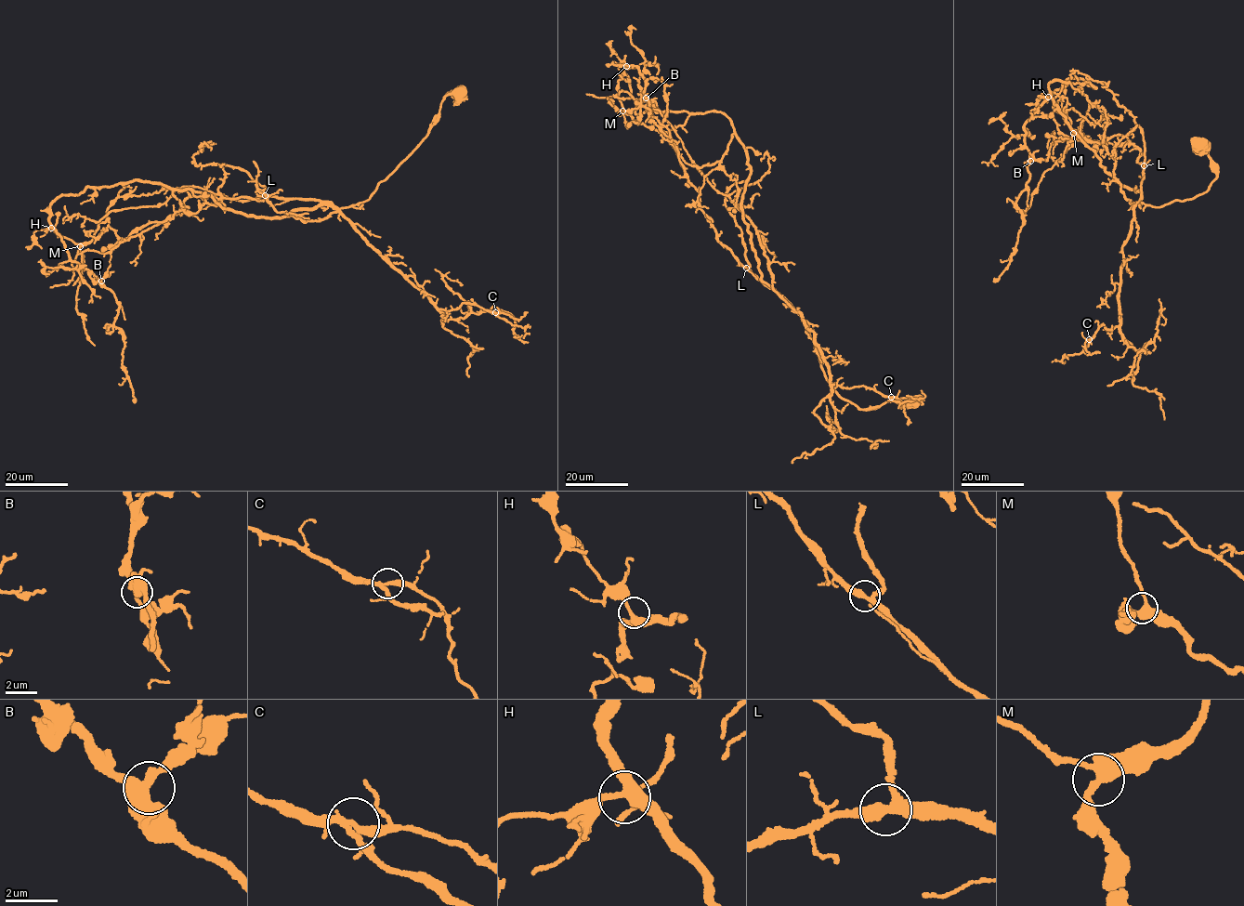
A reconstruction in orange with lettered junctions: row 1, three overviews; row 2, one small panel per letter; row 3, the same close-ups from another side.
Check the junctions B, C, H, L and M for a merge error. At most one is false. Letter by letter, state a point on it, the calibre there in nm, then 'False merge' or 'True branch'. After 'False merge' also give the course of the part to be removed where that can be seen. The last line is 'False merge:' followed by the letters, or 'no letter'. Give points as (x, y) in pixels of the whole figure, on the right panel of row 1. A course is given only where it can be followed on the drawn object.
B: Place: (1030, 161). Thickness 400 nm. True branch
C: Place: (1089, 339). Thickness 240 nm. True branch
H: Place: (1048, 97). Thickness 340 nm. True branch
L: Place: (1144, 165). Thickness 320 nm. True branch
M: Place: (1073, 133). Thickness 440 nm. True branch
False merge: no letter

